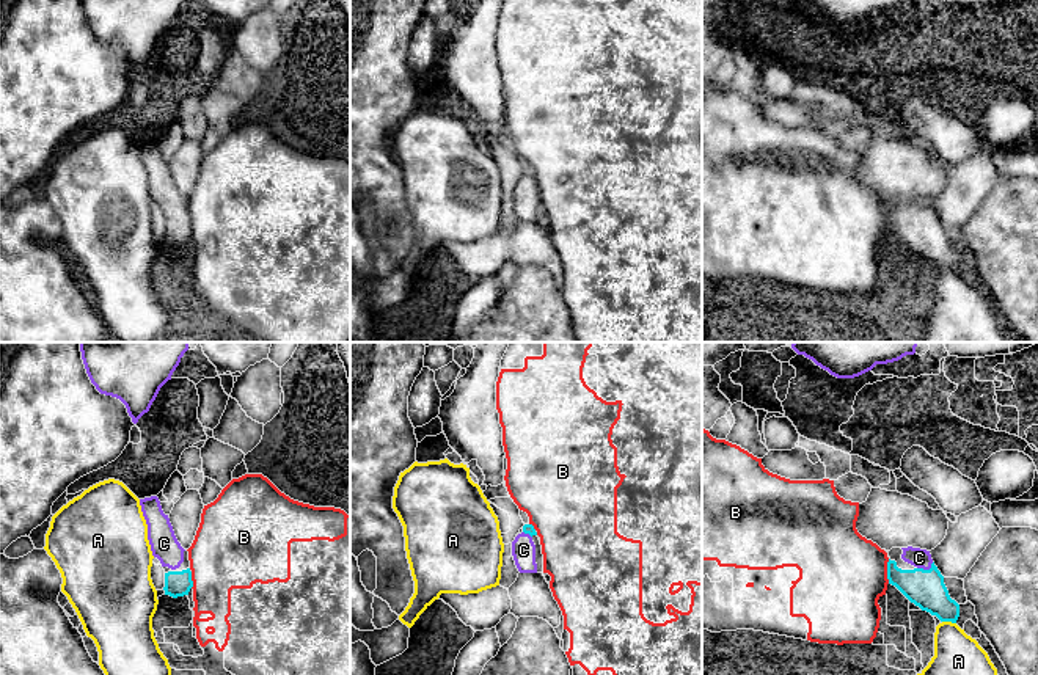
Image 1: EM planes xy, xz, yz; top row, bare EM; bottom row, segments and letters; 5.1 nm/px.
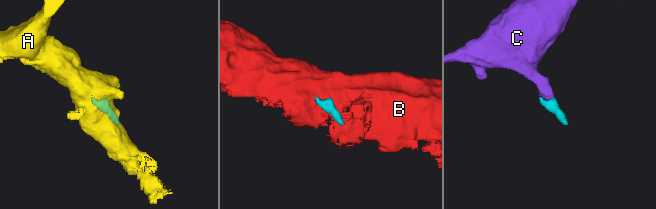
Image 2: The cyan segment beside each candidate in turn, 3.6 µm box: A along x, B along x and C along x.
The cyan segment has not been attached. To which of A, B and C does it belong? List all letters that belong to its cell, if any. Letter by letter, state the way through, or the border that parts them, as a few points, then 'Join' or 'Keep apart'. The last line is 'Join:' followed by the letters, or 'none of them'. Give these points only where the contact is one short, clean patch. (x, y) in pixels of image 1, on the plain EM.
A: Boundary: yz (942, 269), (955, 272). Keep apart
B: Keep apart
C: Join
Join: C

